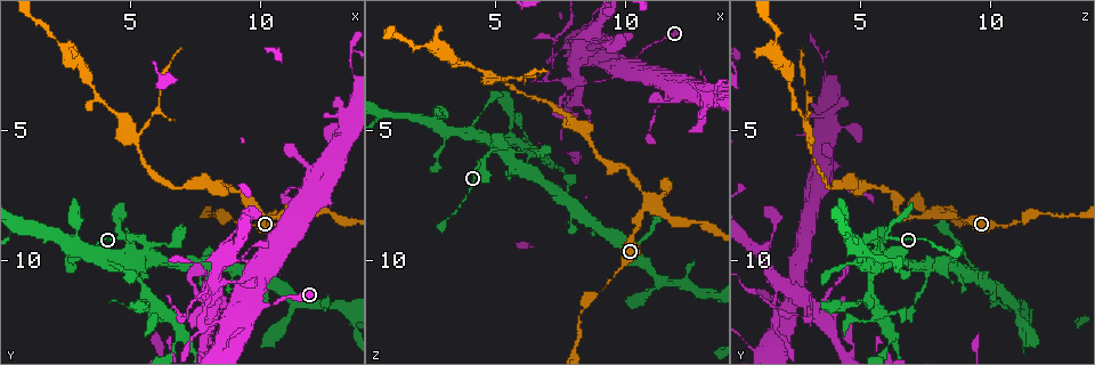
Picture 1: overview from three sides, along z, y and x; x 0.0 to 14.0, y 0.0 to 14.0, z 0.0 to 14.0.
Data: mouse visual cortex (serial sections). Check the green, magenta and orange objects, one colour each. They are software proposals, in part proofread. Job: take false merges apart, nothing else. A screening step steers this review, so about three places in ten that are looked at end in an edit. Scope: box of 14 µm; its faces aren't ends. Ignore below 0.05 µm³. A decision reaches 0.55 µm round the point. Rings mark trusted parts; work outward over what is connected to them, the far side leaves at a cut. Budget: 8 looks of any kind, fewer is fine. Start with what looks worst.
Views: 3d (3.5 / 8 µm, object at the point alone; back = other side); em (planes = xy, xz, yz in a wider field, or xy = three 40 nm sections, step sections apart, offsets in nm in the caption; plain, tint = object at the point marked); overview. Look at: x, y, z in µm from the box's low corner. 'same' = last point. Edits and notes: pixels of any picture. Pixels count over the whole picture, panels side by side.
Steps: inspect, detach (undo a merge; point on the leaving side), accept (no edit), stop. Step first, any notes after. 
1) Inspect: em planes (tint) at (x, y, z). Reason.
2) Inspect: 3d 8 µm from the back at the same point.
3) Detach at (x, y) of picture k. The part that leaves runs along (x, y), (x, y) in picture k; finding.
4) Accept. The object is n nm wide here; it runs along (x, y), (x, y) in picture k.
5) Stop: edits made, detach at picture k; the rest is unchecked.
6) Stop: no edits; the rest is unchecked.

Inspect: 3d 8 µm at (10.8, 8.3, 7.9). Four-way junction.

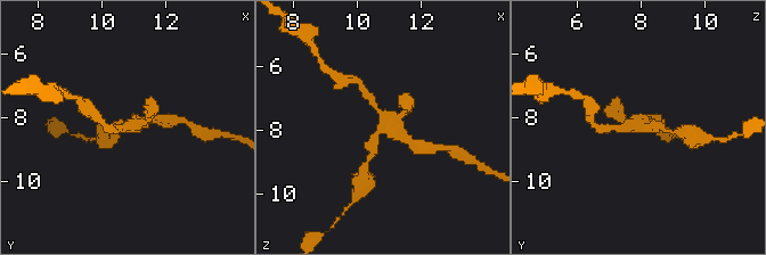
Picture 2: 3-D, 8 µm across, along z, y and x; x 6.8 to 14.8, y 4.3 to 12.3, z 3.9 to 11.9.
Inspect: em planes (tint) at (10.9, 8.3, 7.9). 4 arms meet here; the arms are 150, 200, 250, 300 nm wide; need the tissue.

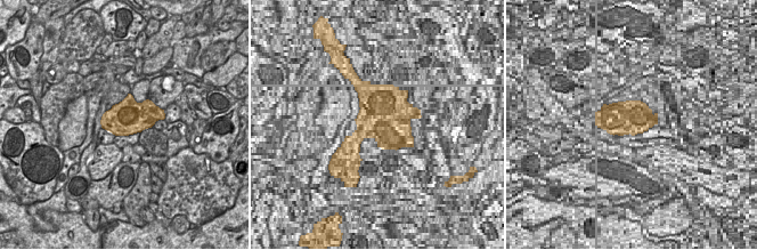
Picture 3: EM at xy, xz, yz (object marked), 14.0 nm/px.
Accept. It runs along (666, 130), (643, 125), (611, 128) in picture 2; all the same cell.

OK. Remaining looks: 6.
Inspect: 3d 3.5 µm from the back at (5.1, 5.5, 3.0). Thin neck.

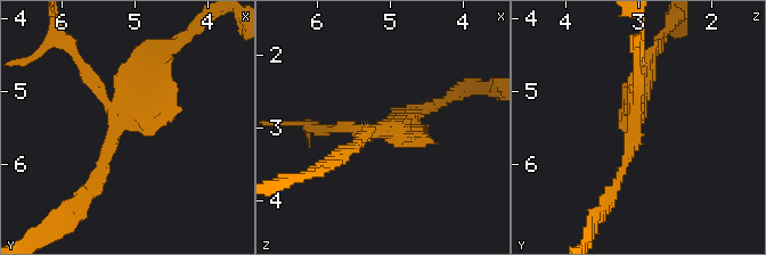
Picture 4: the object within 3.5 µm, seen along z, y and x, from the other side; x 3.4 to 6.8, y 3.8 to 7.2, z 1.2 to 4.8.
Inspect: em xy step 3 (tint) at (5.20, 5.45, 3.05).

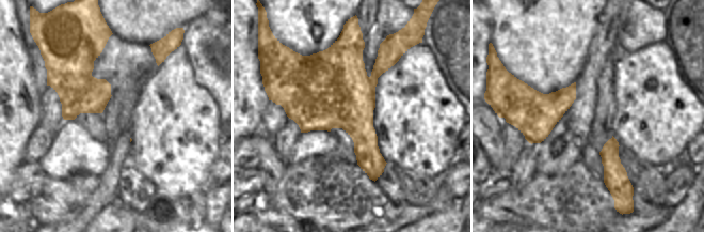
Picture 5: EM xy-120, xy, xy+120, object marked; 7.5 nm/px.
Accept. The object is 550 nm wide here; it runs along (88, 190), (157, 64) in picture 4; continuous, no second cell.

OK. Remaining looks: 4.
Inspect: em xy step 2 (tint) at (5.1, 9.8, 5.7). Arms run side by side.

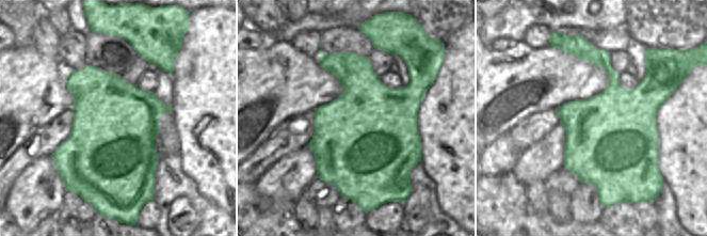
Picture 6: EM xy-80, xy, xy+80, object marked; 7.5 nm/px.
Inspect: 3d 3.5 µm from the back at the same point. See where the arms go.

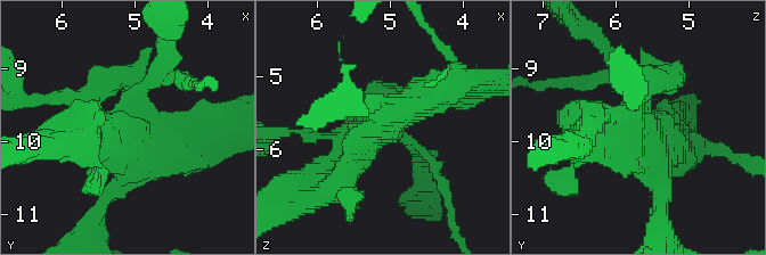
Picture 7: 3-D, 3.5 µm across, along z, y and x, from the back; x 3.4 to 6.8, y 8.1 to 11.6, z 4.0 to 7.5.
Detach at (668, 71) of picture 7. The part that leaves runs along (78, 97), (32, 100) in picture 7; two cells meet here.

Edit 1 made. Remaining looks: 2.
Inspect: 3d 3.5 µm at (10.2, 11.8, 2.2). Three arms meet.

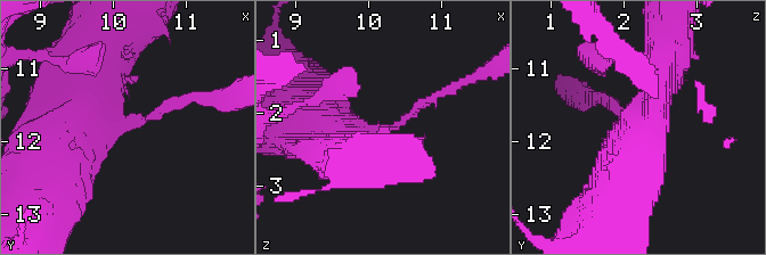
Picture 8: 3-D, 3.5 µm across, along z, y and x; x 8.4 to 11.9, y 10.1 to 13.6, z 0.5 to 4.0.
Inspect: em xy step 2 (tint) at (10.15, 11.85, 2.20). 3 arms meet here; the arms are 150, 500, 700 nm wide; shape alone is not enough.

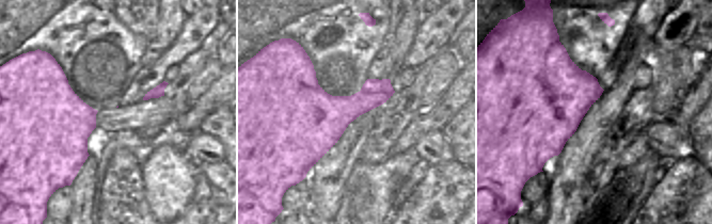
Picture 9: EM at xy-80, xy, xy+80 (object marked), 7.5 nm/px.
Accept. It runs along (436, 97), (397, 125), (344, 131), (341, 146) in picture 8; continuous, no second cell.

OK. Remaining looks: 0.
Stop: edits made, detach at picture 7; the rest is unchecked.

